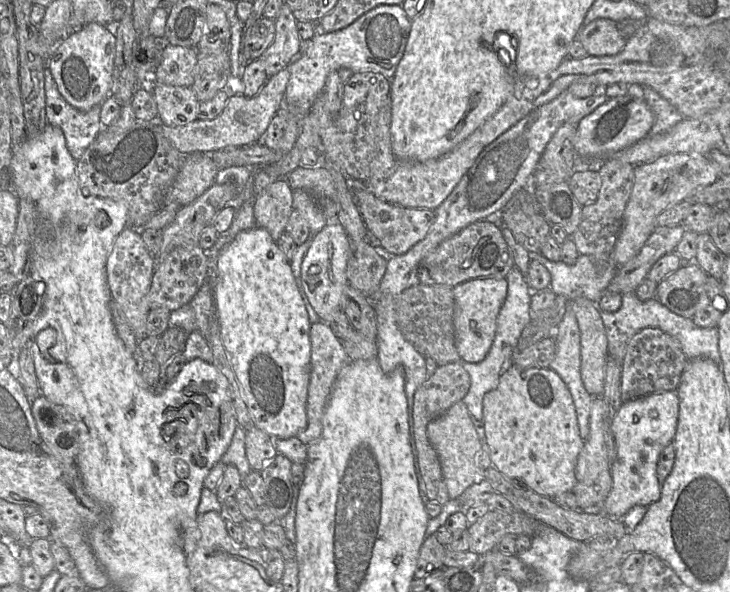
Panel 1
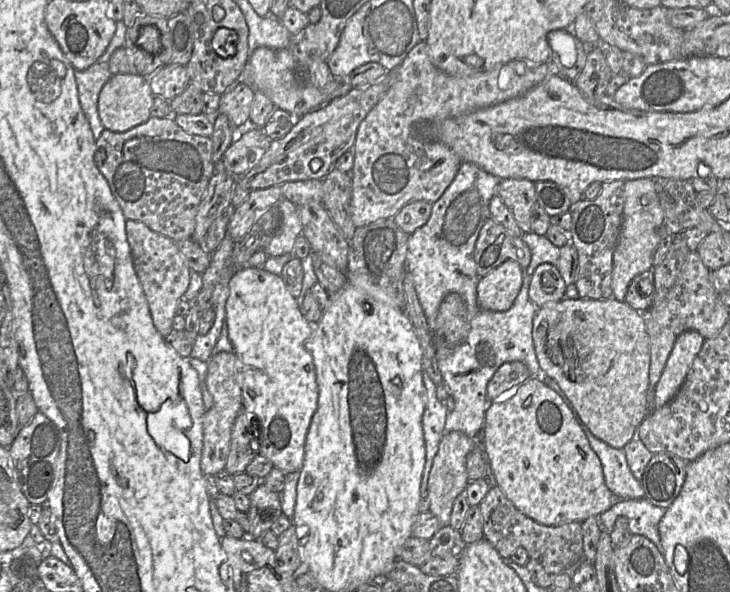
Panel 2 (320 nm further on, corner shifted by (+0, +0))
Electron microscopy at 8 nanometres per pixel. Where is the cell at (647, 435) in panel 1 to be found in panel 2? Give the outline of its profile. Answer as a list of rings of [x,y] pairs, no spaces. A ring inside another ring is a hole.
[[[695,330],[685,331],[677,338],[653,392],[652,409],[662,407],[676,395],[704,341]]]

